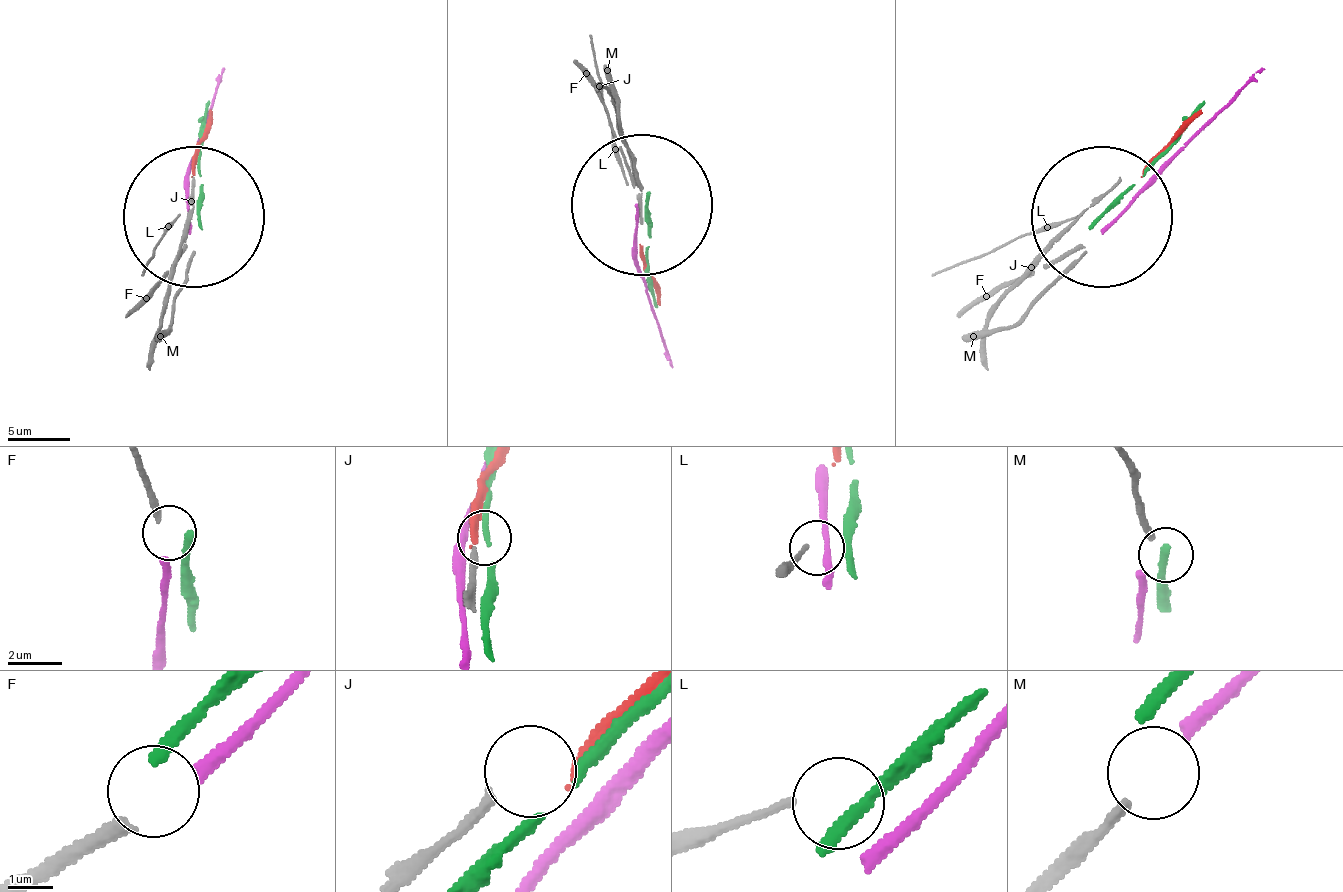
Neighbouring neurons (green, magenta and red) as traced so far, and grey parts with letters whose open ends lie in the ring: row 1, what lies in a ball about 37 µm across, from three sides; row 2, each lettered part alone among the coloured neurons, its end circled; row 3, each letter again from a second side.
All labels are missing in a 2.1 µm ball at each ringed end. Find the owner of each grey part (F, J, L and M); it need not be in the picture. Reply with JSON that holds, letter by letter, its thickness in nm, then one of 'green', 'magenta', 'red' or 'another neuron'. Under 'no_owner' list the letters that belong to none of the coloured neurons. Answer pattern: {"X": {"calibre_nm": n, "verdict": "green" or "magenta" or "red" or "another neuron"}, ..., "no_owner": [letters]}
{"F": {"calibre_nm": 280, "verdict": "magenta"}, "J": {"calibre_nm": 240, "verdict": "another neuron"}, "L": {"calibre_nm": 160, "verdict": "another neuron"}, "M": {"calibre_nm": 240, "verdict": "another neuron"}, "no_owner": ["J", "L", "M"]}

